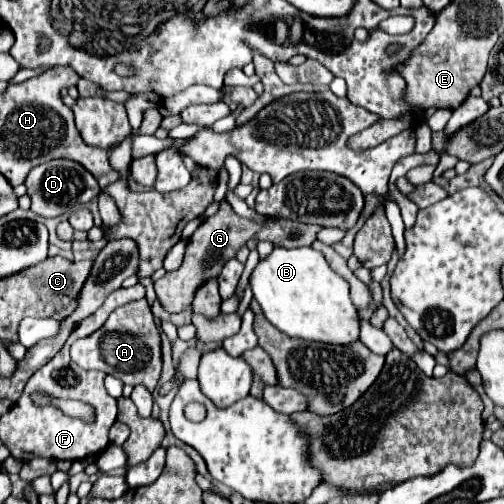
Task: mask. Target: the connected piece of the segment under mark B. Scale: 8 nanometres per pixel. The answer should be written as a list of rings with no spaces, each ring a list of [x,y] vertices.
[[[276,246],[258,262],[248,280],[266,320],[292,338],[326,344],[350,344],[360,336],[358,310],[350,300],[348,282],[338,276],[314,248]]]

